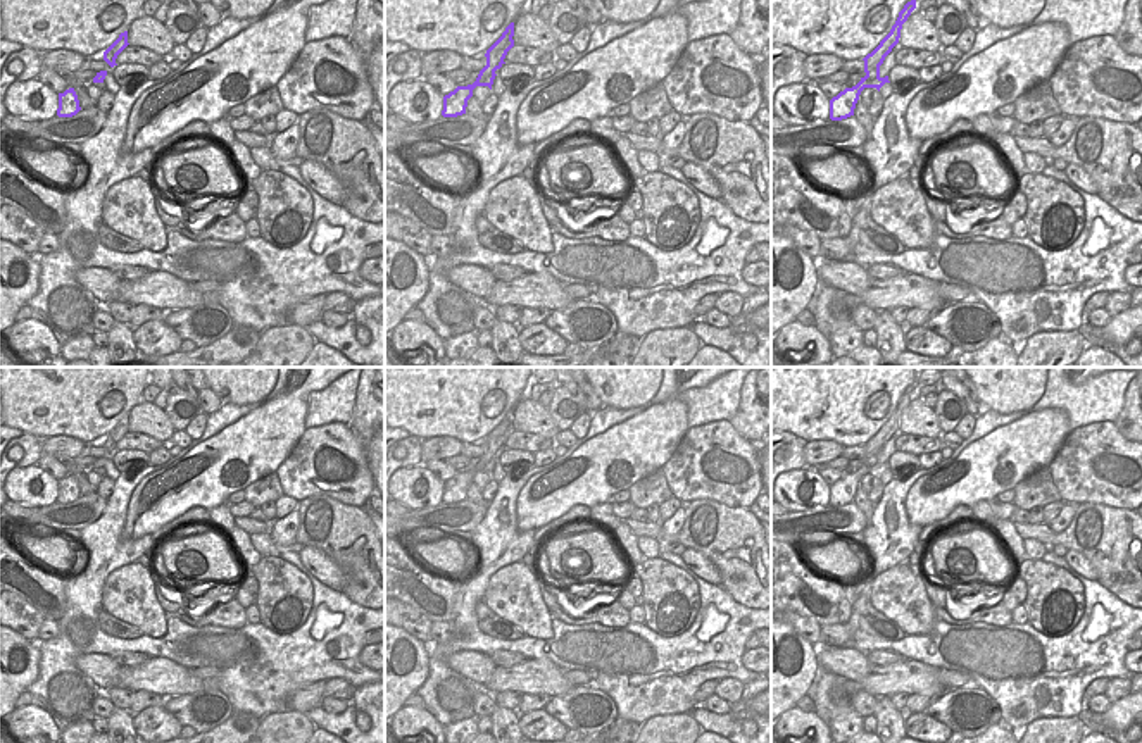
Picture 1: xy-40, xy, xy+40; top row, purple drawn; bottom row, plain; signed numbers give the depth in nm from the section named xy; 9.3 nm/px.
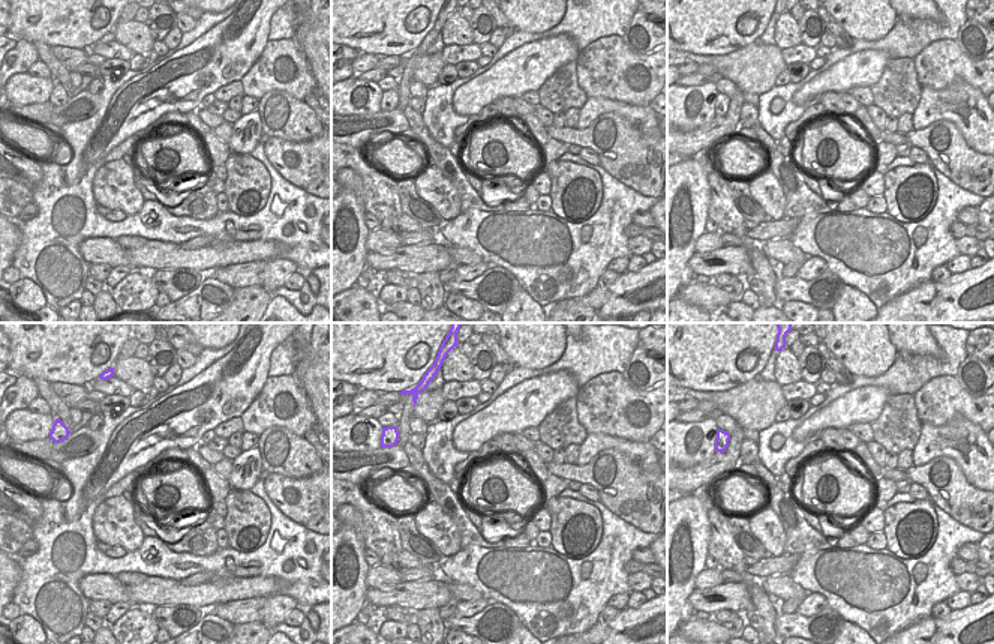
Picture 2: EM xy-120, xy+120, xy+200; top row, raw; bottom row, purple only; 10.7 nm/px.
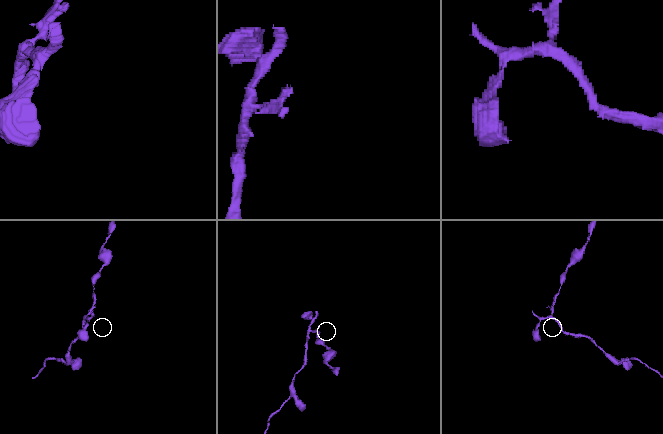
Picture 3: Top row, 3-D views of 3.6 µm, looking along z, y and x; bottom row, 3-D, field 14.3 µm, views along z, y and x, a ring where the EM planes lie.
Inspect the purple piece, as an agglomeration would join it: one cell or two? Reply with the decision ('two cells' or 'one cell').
one cell

